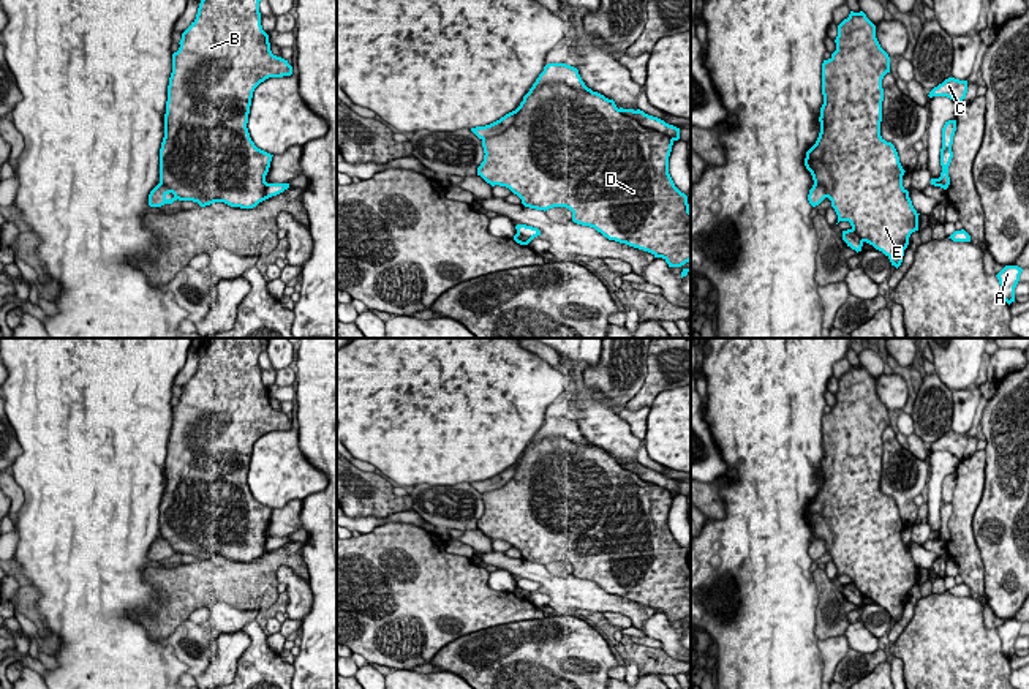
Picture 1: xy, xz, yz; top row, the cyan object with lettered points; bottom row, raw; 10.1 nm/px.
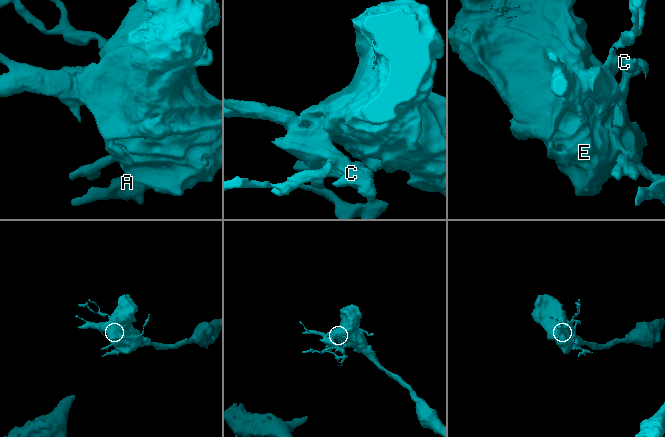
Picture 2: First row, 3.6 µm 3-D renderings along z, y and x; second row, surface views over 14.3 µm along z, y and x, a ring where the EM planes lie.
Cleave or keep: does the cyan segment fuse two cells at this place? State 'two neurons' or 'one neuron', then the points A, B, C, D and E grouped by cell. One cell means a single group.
one neuron; A B C D E

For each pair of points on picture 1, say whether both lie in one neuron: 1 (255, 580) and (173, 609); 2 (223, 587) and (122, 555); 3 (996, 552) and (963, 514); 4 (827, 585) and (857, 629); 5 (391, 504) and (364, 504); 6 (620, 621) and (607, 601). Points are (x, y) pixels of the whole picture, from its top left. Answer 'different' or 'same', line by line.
1: same
2: different
3: different
4: different
5: same
6: different

